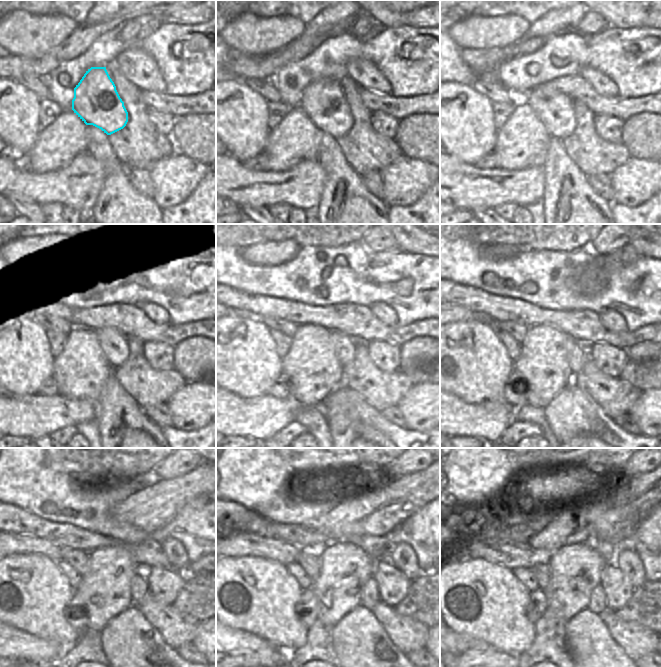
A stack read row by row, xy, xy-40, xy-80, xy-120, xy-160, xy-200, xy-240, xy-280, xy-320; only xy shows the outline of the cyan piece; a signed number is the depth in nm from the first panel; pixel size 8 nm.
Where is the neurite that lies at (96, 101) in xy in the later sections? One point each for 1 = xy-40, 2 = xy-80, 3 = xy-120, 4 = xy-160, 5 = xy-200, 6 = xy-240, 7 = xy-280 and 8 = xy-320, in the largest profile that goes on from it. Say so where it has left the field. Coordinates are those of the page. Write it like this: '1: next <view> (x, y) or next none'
1: next xy-40 (323, 101)
2: next xy-80 (557, 114)
3: next xy-120 (114, 345)
4: next xy-160 (345, 347)
5: next xy-200 (577, 356)
6: next xy-240 (140, 591)
7: next xy-280 (369, 598)
8: next xy-320 (597, 604)

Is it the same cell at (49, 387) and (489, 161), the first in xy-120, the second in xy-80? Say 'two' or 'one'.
one

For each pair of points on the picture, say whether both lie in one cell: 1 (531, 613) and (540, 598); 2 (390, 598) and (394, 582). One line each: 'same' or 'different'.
1: same
2: same

